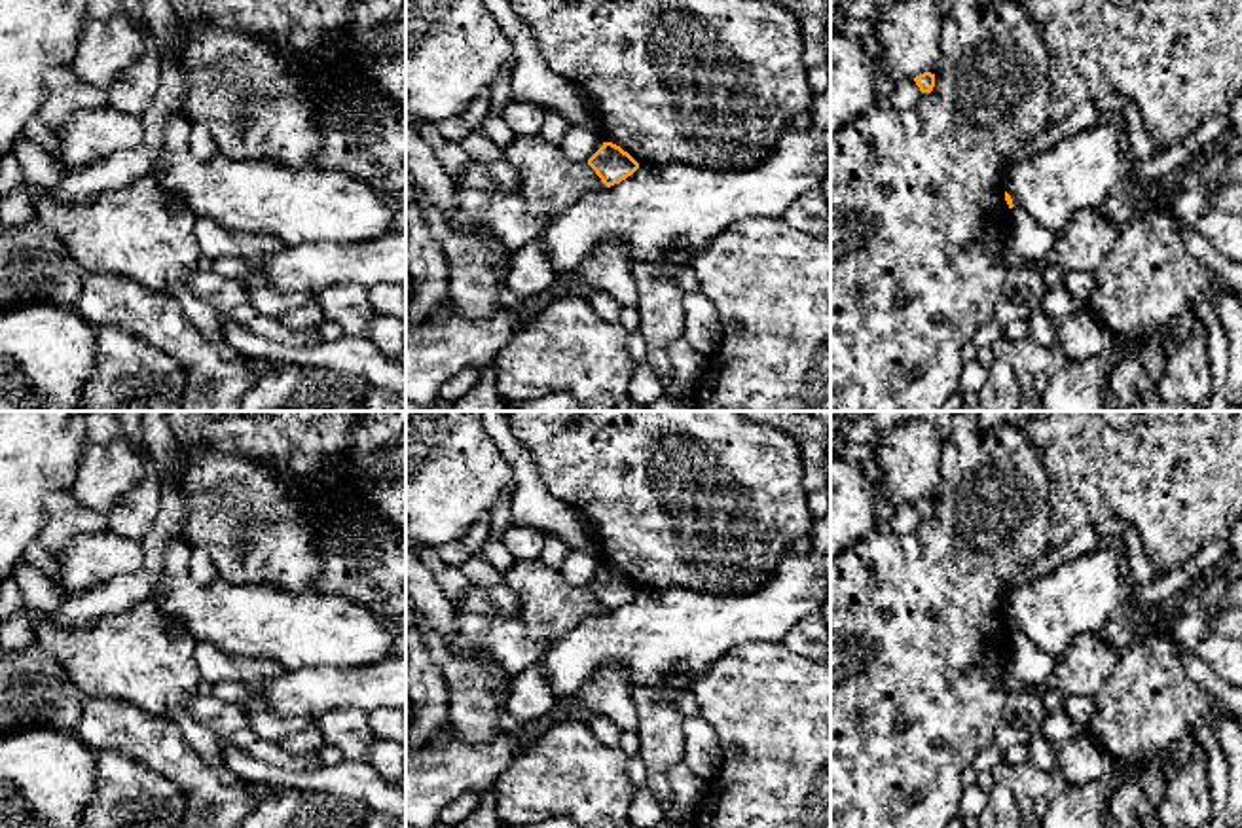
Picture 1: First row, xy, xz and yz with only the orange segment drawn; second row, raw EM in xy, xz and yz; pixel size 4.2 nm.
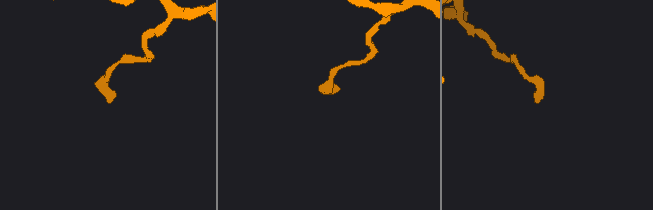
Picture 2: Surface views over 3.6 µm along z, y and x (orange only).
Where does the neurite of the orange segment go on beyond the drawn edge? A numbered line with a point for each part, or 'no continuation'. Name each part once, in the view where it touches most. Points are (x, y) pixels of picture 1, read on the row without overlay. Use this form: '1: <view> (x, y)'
no continuation

